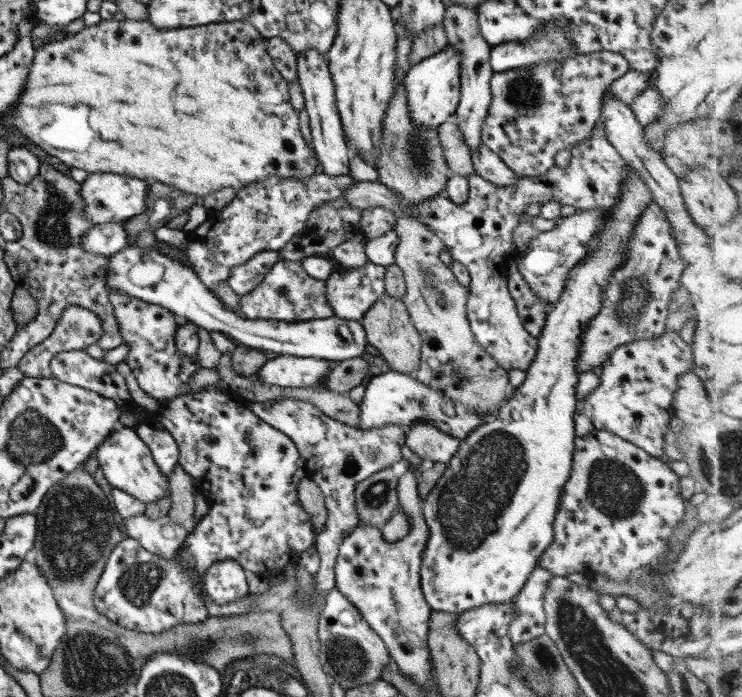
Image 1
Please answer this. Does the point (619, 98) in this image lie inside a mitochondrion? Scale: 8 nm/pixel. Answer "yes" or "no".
no

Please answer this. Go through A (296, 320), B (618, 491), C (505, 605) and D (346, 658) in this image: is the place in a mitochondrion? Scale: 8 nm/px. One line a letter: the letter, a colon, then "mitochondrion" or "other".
A: other
B: mitochondrion
C: other
D: mitochondrion

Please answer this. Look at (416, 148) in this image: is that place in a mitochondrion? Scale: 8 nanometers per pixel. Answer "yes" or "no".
yes

